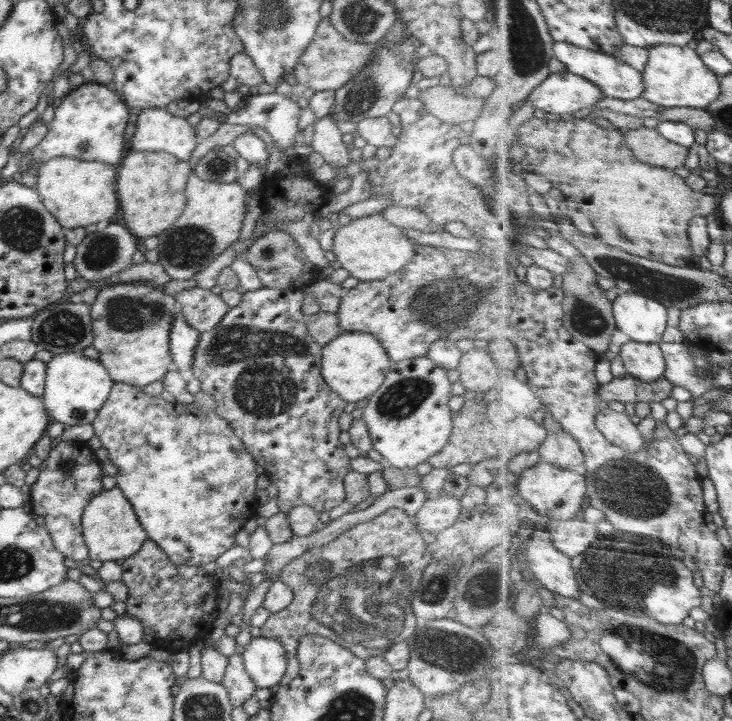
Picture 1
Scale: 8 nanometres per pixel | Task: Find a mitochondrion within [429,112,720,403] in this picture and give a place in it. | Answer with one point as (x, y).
(672, 288)

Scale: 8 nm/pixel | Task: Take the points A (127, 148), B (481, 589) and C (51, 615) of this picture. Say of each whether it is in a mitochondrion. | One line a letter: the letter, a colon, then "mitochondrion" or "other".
A: other
B: mitochondrion
C: mitochondrion

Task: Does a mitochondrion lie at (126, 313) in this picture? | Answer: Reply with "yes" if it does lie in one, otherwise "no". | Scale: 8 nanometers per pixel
yes

